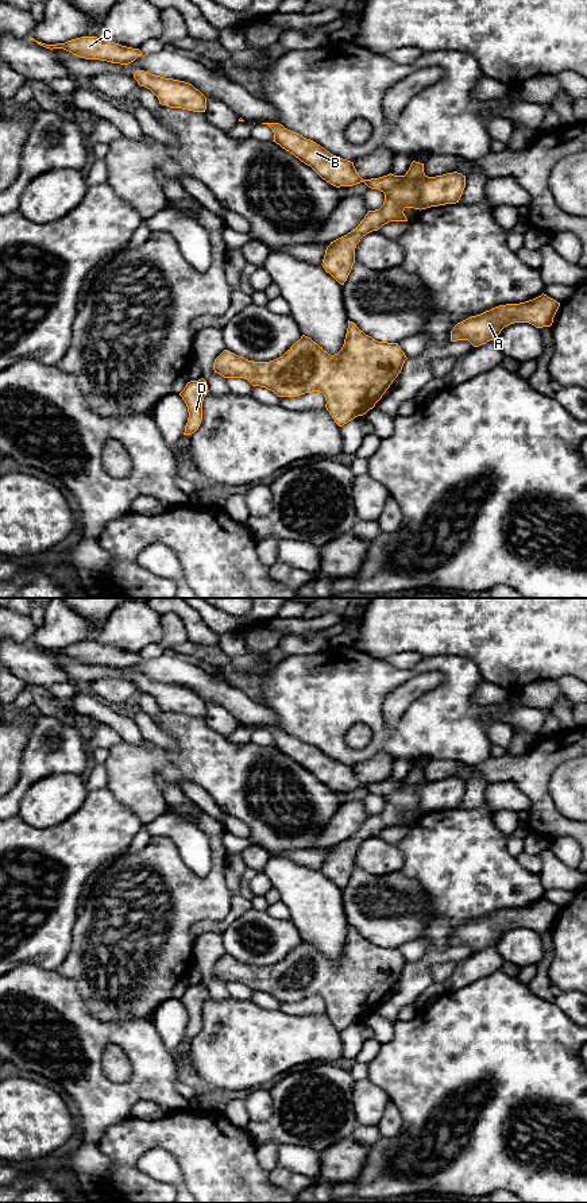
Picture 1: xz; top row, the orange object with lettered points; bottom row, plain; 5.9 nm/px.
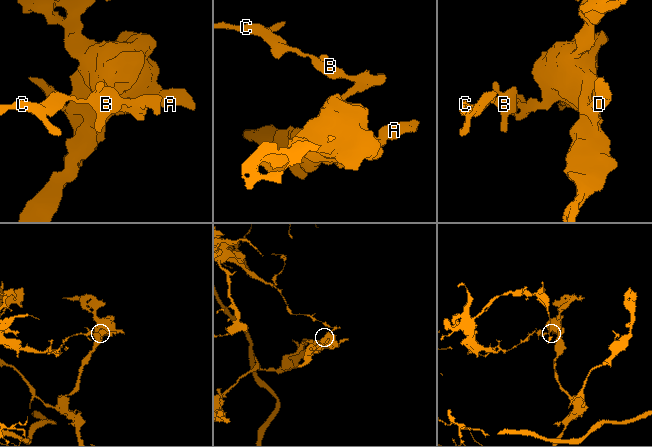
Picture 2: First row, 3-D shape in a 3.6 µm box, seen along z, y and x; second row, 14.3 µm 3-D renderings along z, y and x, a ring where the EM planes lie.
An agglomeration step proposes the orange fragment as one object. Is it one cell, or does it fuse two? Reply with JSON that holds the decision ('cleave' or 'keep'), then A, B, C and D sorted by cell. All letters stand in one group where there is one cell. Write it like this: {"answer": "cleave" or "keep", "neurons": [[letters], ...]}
{"answer": "cleave", "neurons": [["A", "D"], ["B", "C"]]}

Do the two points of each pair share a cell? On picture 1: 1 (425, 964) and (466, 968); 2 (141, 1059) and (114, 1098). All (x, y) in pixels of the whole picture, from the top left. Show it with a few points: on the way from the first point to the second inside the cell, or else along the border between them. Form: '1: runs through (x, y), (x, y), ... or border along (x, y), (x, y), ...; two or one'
1: border along (474, 952), (458, 963); two
2: runs through (141, 1070), (141, 1078), (124, 1094); one

